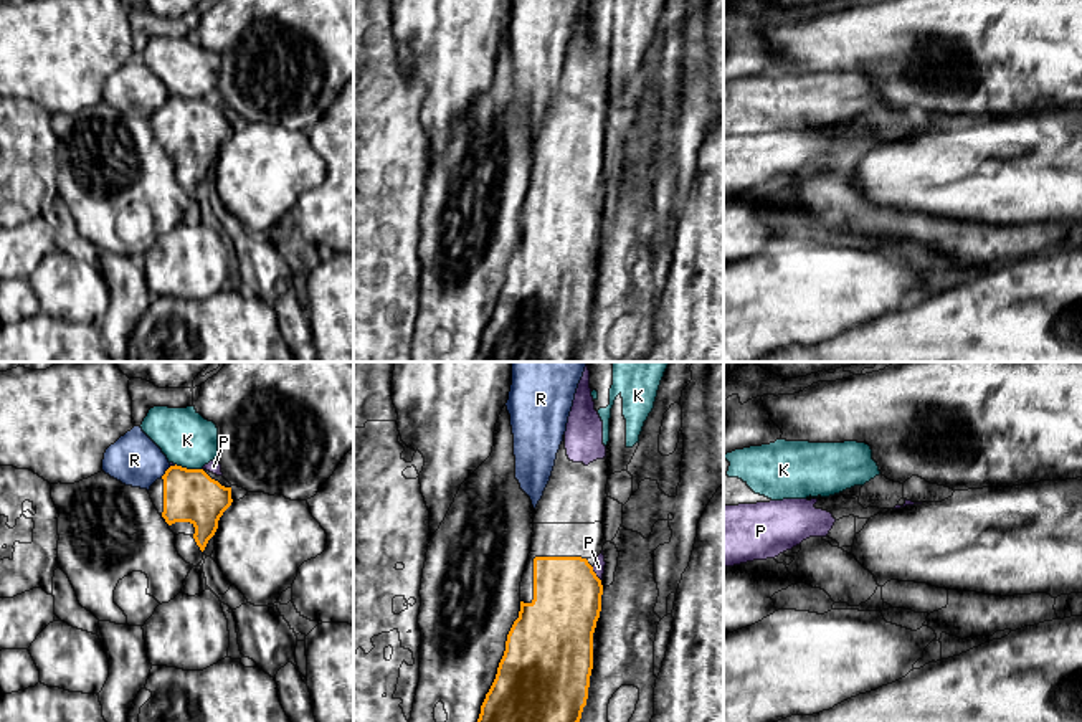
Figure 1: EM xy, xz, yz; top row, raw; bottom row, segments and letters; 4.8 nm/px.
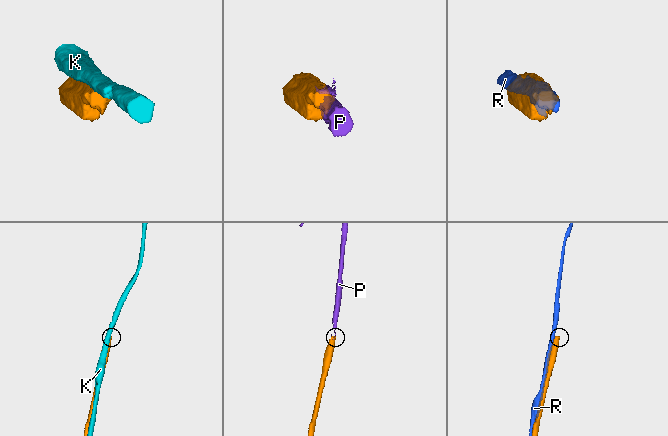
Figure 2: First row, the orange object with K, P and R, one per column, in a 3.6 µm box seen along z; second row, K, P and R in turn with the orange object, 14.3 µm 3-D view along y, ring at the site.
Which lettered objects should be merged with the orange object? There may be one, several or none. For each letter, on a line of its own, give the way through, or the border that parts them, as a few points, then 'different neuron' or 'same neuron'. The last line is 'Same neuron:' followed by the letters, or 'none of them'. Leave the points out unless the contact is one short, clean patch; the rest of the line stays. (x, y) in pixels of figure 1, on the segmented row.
K: different neuron
P: runs through xz (567, 593), (595, 574), (598, 567); same neuron
R: different neuron
Same neuron: P

